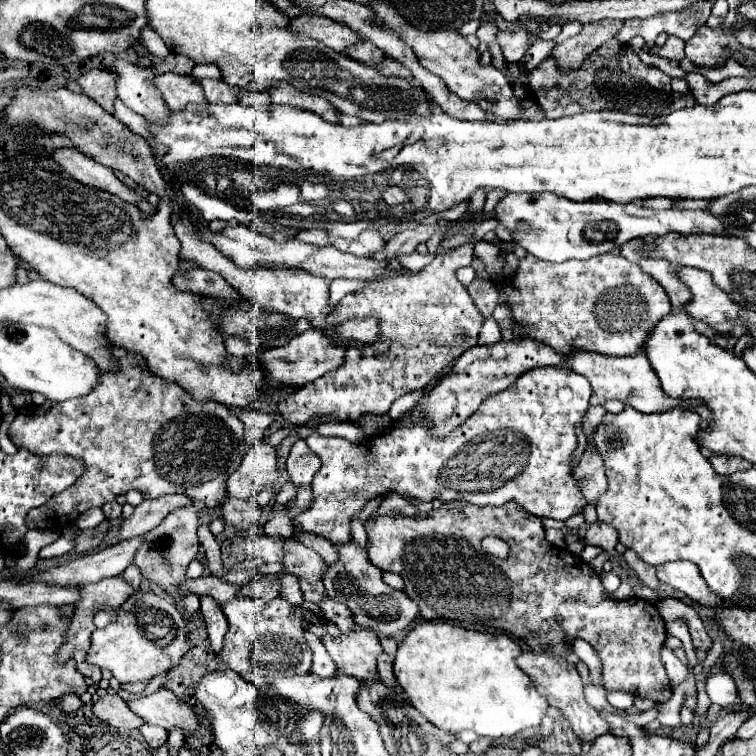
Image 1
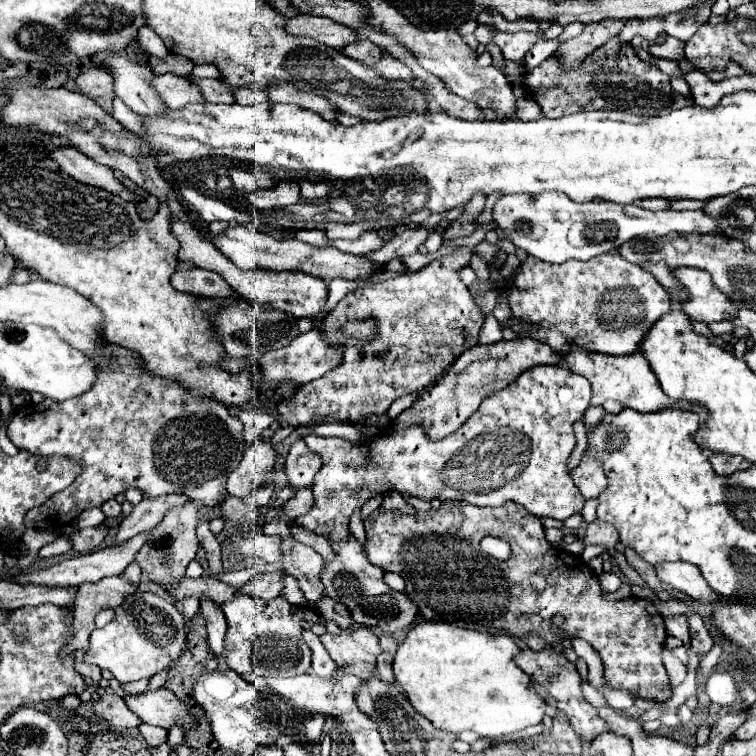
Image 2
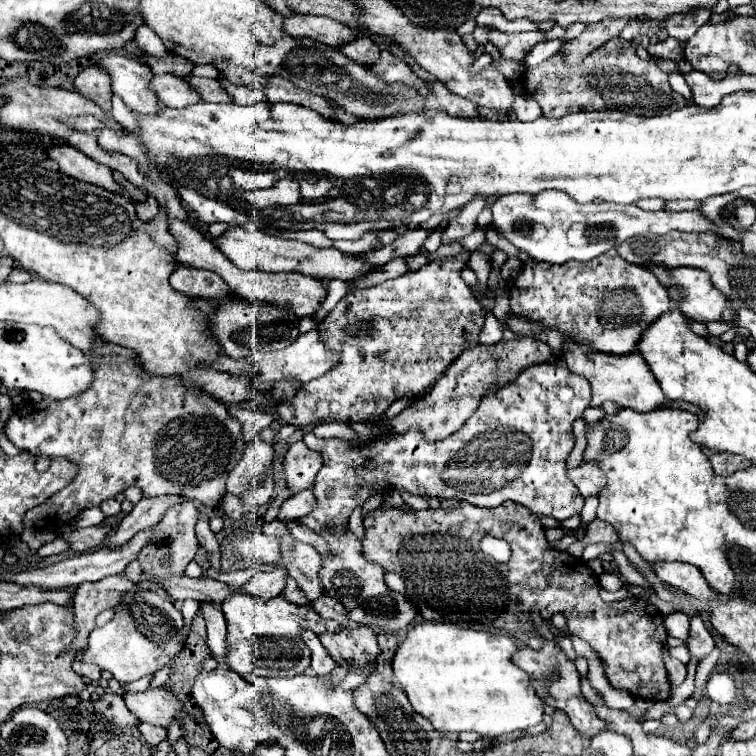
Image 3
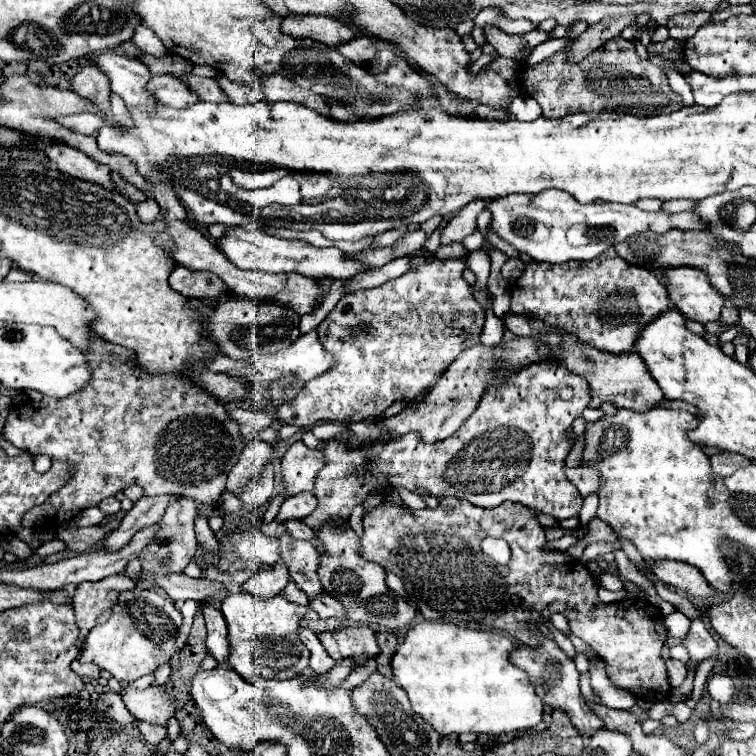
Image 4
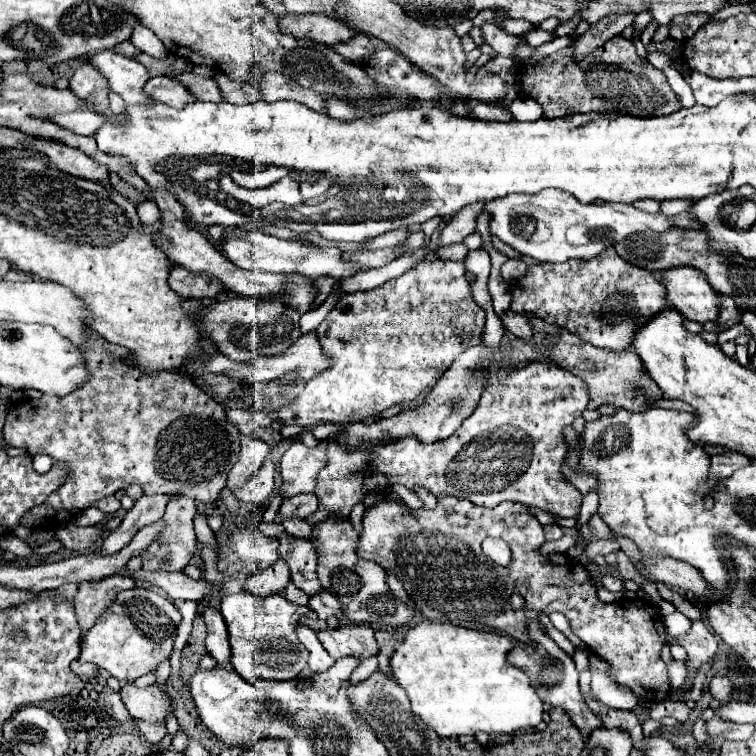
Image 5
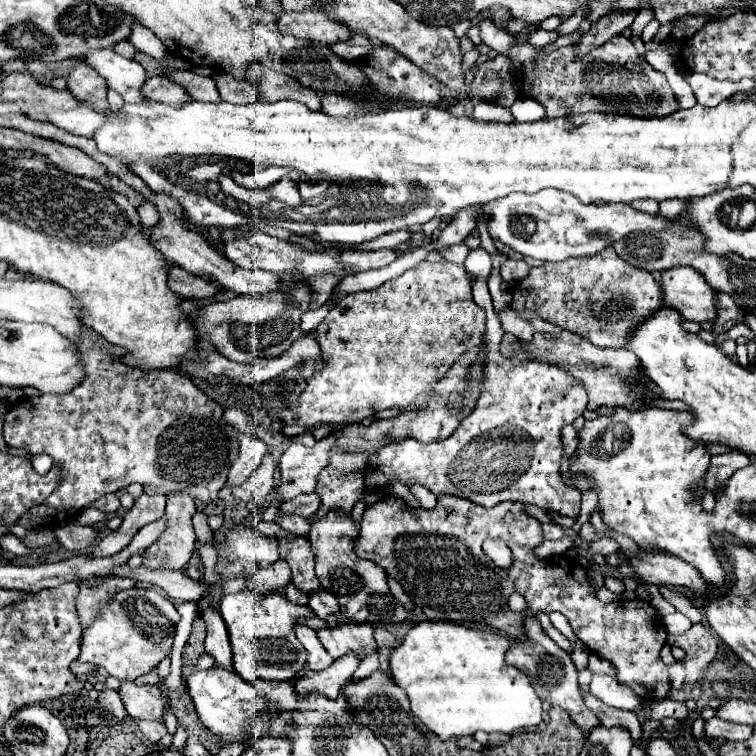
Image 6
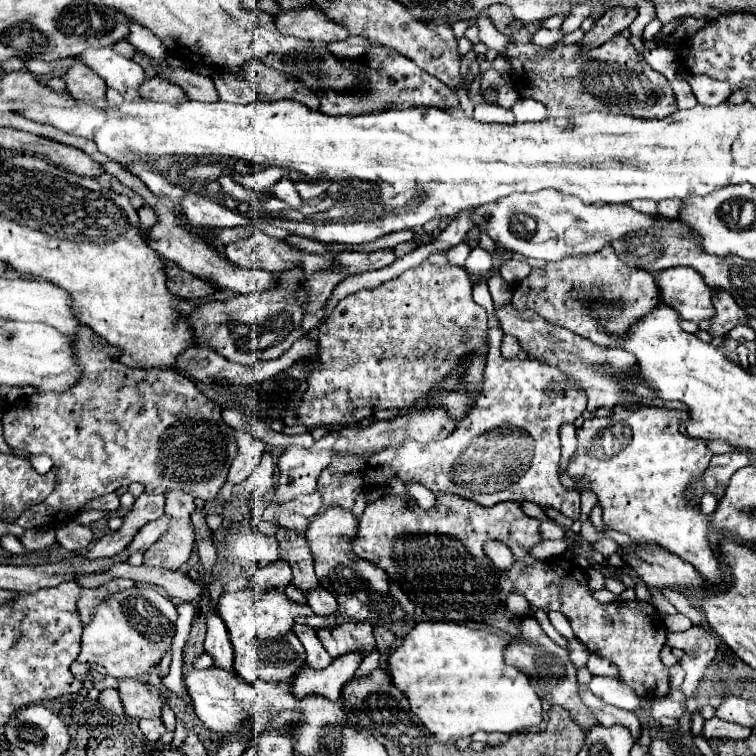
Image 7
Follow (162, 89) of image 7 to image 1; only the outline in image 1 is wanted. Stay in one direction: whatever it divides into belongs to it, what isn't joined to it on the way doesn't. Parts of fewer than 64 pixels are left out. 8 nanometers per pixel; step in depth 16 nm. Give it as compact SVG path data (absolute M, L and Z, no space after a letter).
M162 74L154 78L154 84L162 90L164 102L172 110L184 110L188 104L206 106L208 100L204 98L202 86L196 82L194 76L180 76L180 74Z

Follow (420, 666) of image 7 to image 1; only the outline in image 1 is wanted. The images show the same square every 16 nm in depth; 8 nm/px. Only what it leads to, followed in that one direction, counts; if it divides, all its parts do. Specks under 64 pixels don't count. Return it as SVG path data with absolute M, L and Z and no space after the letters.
M422 622L416 624L400 644L394 660L394 676L410 704L422 712L426 720L430 720L436 728L448 732L474 730L476 734L488 738L508 738L526 728L540 726L548 710L548 700L538 694L528 676L516 666L518 654L522 654L522 646L510 634L464 630L446 622Z

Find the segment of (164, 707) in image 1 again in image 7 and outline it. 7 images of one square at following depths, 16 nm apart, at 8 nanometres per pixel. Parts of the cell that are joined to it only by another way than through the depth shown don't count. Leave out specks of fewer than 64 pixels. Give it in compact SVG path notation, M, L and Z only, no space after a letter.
M120 680L118 694L122 698L124 710L132 718L162 718L162 706L166 696L160 694L150 684L140 684L138 680Z

